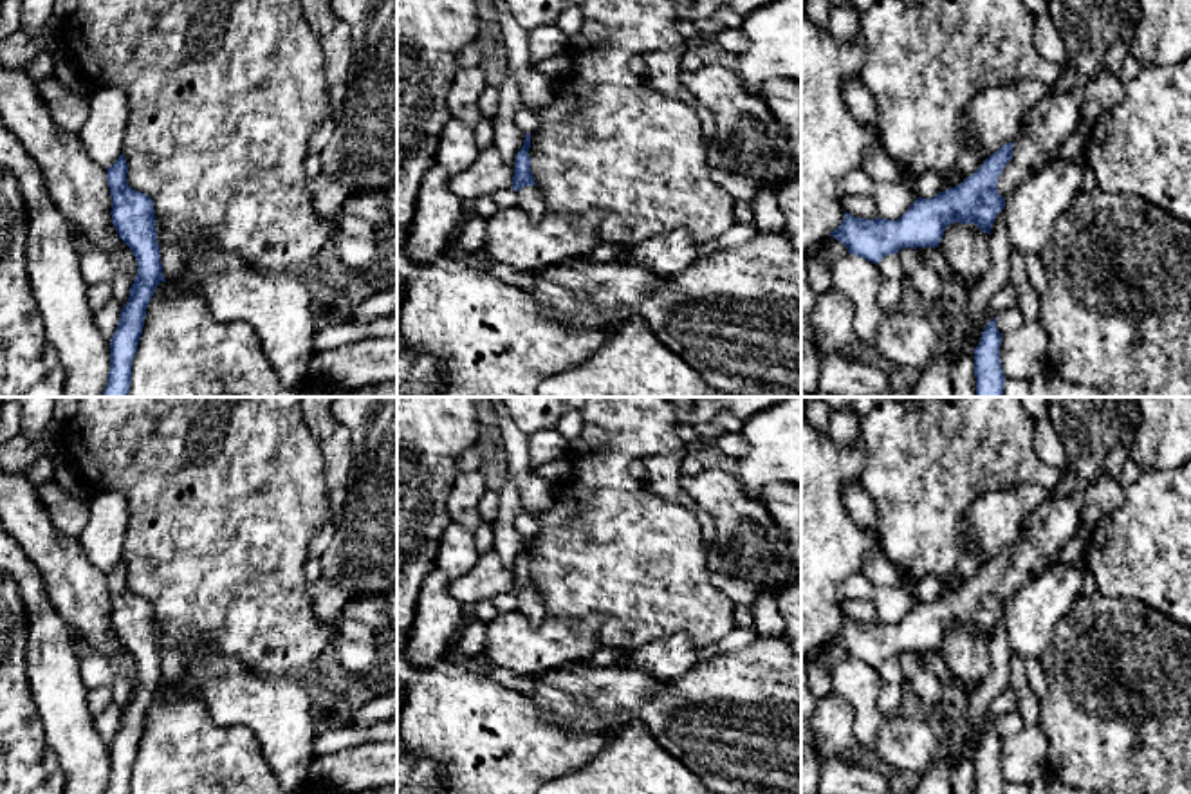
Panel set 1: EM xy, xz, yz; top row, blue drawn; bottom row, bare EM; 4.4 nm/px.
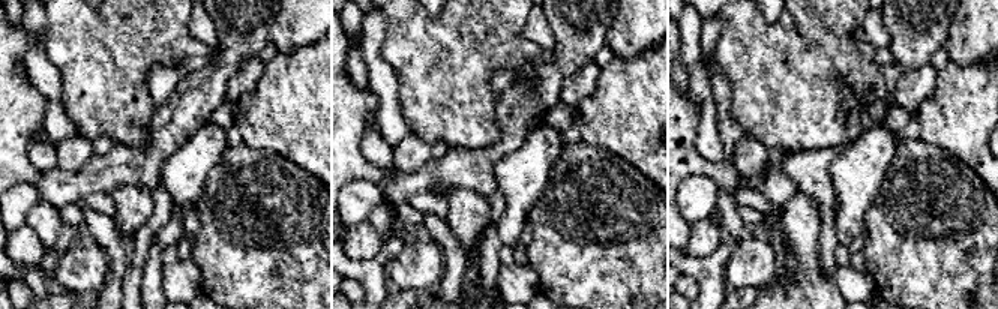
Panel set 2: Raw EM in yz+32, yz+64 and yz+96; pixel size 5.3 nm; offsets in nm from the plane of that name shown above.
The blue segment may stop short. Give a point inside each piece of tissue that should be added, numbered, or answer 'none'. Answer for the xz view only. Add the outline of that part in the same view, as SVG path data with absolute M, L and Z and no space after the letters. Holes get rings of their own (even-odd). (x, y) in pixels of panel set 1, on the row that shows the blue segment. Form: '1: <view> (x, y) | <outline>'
1: xz (531, 201) | M525 186L518 193L518 208L531 218L540 220L545 213L545 200L536 186Z

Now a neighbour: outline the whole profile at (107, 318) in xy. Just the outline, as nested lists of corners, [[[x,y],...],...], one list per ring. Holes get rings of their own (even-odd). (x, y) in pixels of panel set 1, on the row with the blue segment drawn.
[[[112,298],[97,314],[96,323],[103,337],[110,343],[119,323],[123,305]]]

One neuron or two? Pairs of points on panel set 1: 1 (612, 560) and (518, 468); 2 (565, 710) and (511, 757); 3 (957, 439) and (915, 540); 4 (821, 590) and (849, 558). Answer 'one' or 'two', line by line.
1: two
2: two
3: one
4: one

